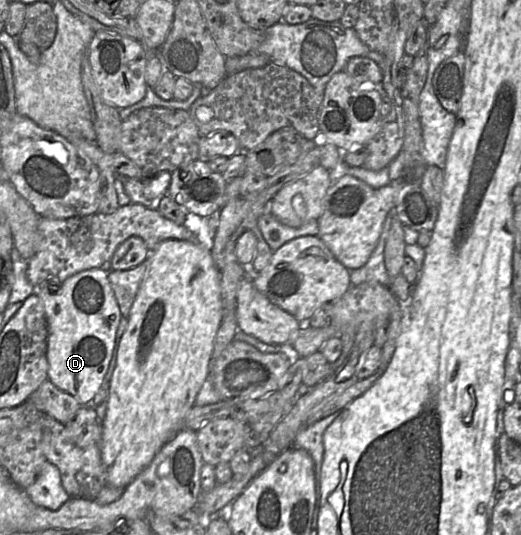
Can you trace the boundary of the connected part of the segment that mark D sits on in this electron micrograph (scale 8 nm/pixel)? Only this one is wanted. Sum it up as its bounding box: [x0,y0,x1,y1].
[34,268,122,405]

